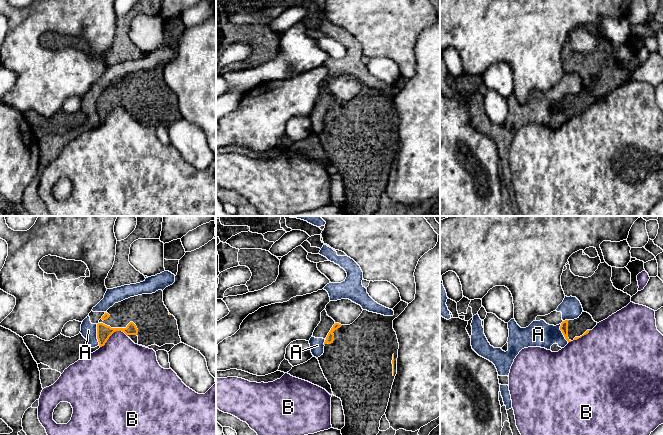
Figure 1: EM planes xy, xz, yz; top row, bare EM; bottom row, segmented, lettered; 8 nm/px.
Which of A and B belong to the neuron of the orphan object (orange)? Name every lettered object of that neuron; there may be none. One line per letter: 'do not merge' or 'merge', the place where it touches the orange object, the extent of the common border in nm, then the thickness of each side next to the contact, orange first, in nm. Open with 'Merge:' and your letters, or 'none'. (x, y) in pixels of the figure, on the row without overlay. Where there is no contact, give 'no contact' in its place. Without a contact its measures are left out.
Merge: none
A: do not merge; contact xy (97, 111); length 180 nm; calibres 110 and 130 nm
B: do not merge; contact xy (112, 109); length 240 nm; calibres 110 and 400 nm

